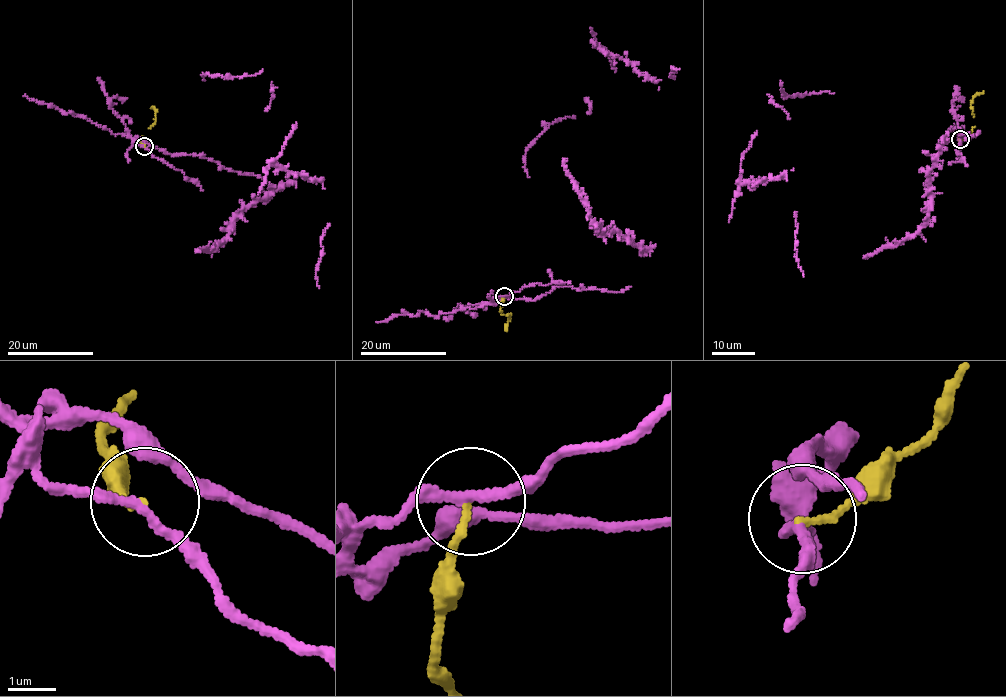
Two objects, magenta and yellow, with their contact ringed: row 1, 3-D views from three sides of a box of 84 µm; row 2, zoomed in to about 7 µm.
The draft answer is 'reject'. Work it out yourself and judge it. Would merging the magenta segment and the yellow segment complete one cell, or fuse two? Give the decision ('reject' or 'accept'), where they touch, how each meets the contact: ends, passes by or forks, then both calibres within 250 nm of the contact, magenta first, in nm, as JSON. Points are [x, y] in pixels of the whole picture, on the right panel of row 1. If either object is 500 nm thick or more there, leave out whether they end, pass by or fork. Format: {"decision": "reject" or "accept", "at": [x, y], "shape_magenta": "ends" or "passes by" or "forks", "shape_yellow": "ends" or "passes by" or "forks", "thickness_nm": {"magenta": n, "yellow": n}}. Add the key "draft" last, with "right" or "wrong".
{"decision": "reject", "at": [960, 139], "shape_magenta": "passes by", "shape_yellow": "ends", "thickness_nm": {"magenta": 190, "yellow": 150}, "draft": "right"}

